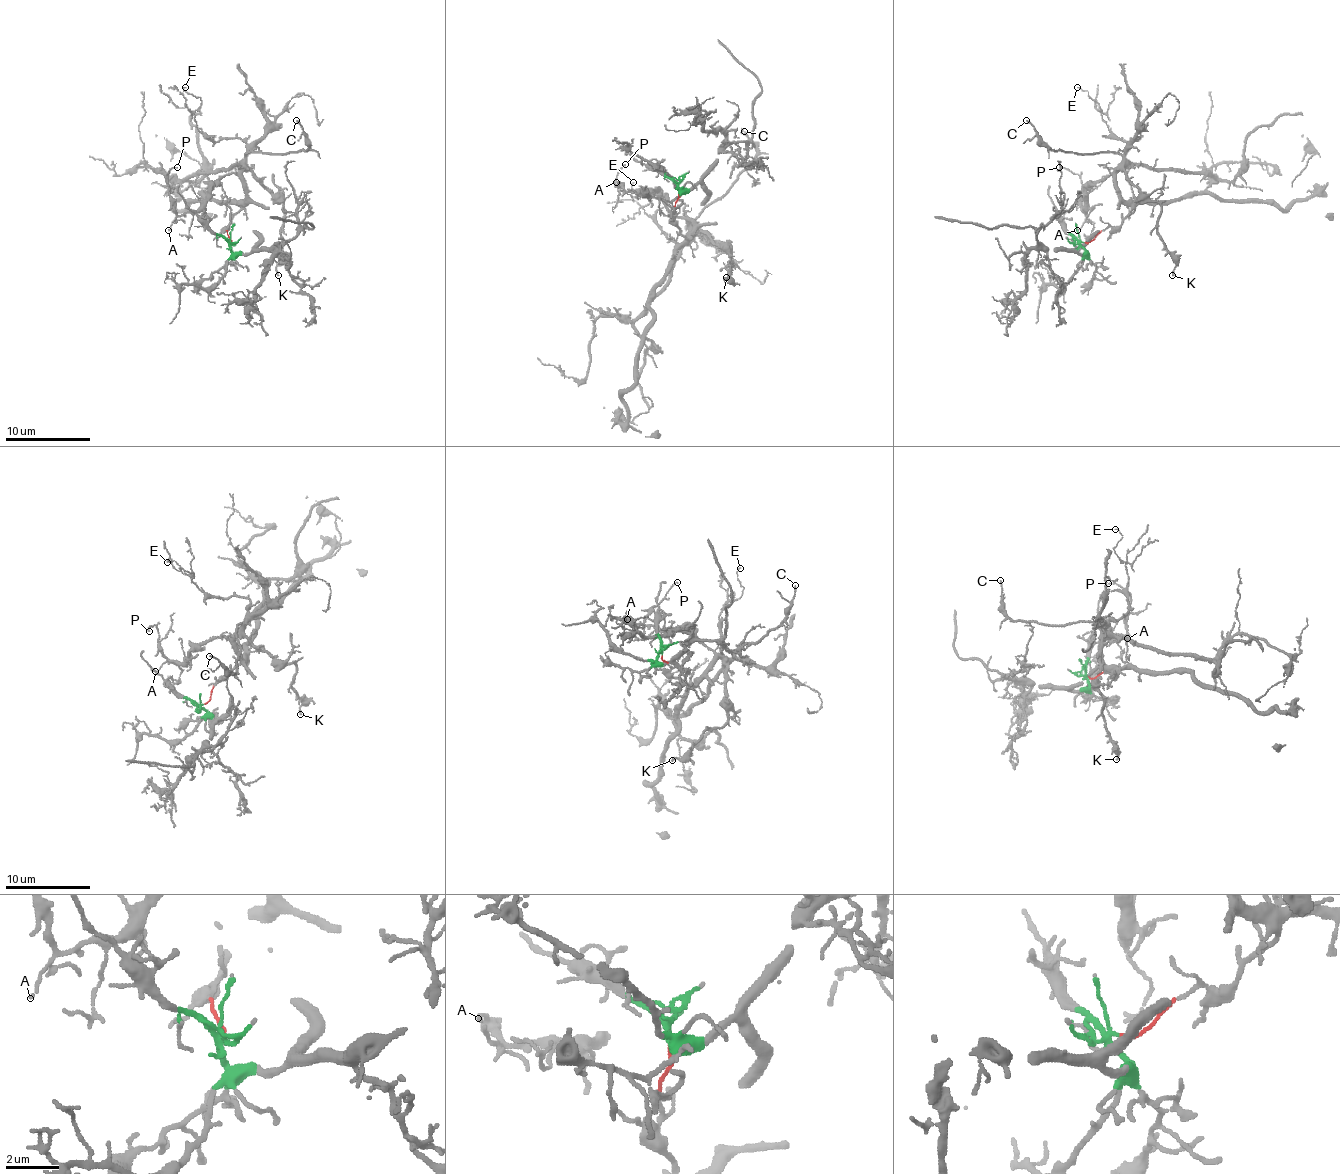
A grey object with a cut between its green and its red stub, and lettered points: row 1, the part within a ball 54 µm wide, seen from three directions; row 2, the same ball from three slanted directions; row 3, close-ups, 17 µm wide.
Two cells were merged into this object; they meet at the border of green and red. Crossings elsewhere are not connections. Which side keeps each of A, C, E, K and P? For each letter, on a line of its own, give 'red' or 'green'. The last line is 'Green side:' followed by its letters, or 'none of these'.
A: red
C: red
E: red
K: red
P: red
Green side: none of these

